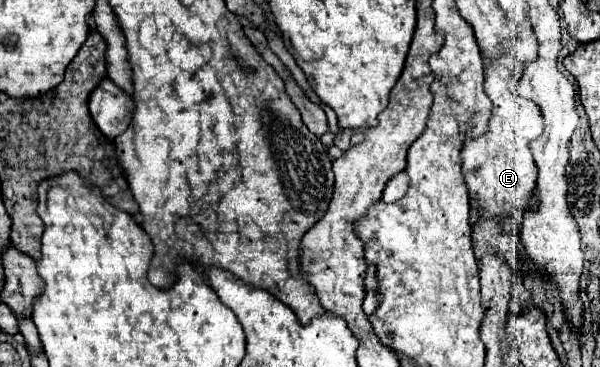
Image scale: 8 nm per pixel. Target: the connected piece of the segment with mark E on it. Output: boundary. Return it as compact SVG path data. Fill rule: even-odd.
M516 47L504 51L498 59L488 63L486 67L486 95L492 101L492 115L488 121L488 131L464 139L462 147L462 173L468 185L470 195L476 197L480 211L488 211L490 215L508 215L514 209L524 211L528 199L532 197L532 187L536 185L536 165L530 155L528 143L536 139L544 121L540 117L538 107L524 107L524 101L516 95L516 85L522 75L524 61L518 61Z

